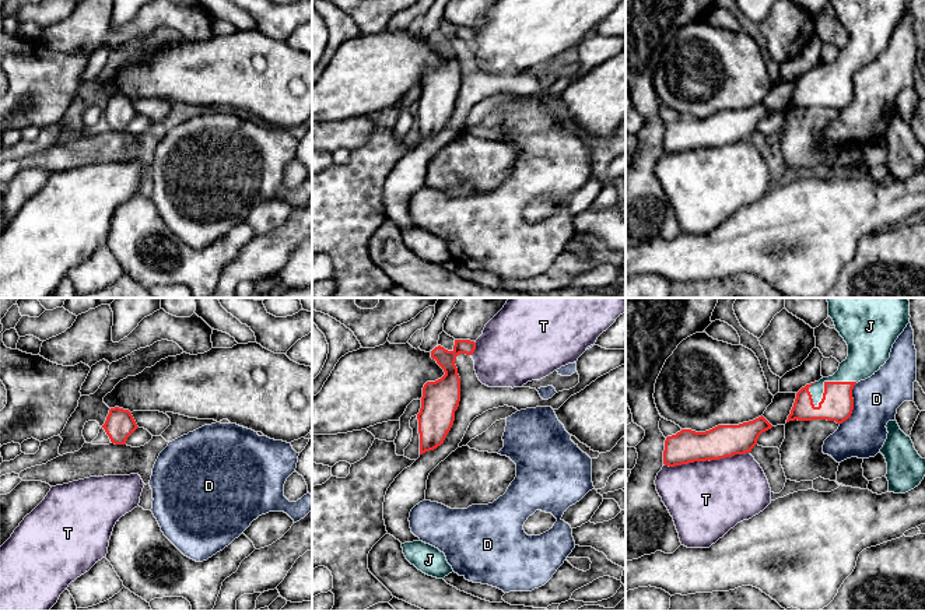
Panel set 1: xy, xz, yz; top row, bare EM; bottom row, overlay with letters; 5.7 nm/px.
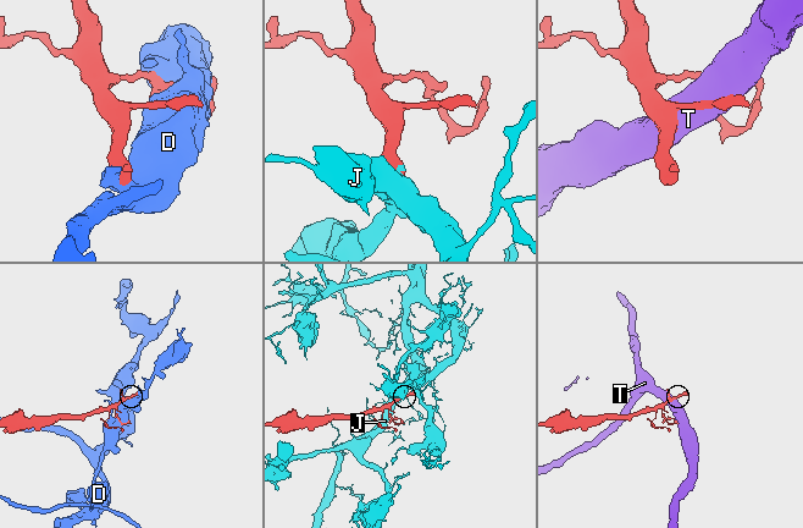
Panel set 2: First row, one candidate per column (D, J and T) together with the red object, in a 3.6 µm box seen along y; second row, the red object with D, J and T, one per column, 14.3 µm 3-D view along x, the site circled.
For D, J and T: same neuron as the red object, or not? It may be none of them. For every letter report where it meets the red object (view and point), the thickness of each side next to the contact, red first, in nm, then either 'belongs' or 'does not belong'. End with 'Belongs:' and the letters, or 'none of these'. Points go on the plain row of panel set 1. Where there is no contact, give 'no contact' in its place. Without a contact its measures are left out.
D: meets red in yz at (852, 91); 190 nm thick on the red side, 260 nm on the other; does not belong
J: meets red in yz at (824, 73); 190 nm thick on the red side, 180 nm on the other; belongs
T: meets red in yz at (705, 147); 190 nm thick on the red side, 440 nm on the other; does not belong
Belongs: J

